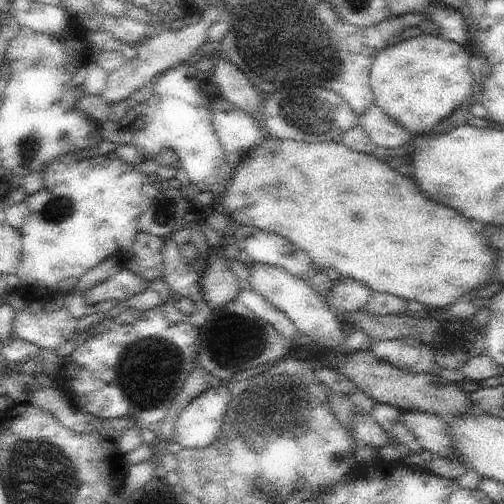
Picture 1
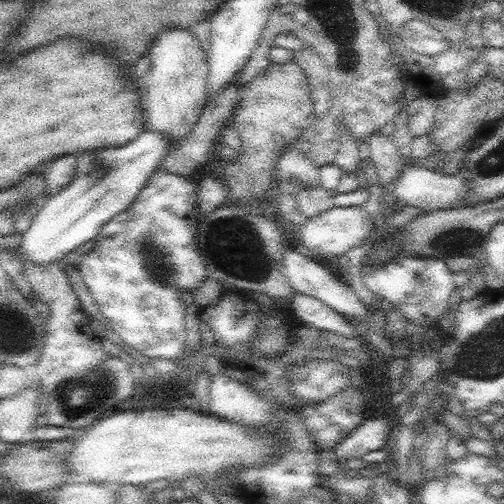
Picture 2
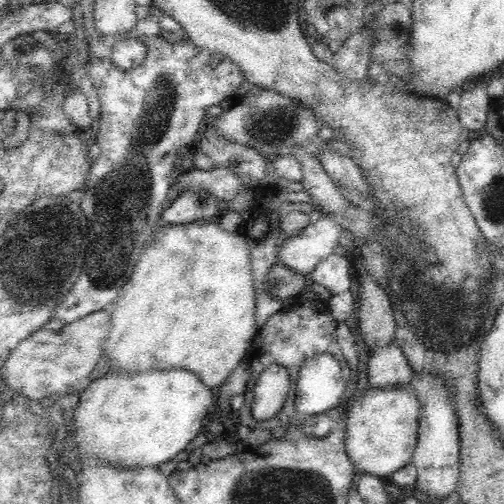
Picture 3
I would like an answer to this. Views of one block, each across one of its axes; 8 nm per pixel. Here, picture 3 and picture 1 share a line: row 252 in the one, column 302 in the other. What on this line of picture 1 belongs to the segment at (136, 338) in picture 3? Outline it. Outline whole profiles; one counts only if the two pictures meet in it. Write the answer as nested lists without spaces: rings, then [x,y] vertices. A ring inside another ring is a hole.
[[[265,132],[265,138],[261,140],[261,144],[247,150],[245,158],[231,170],[231,178],[229,178],[225,194],[221,196],[221,204],[227,212],[233,228],[235,226],[253,226],[263,232],[273,232],[273,234],[285,236],[293,246],[297,246],[309,254],[309,258],[313,262],[313,270],[323,272],[327,268],[335,268],[343,278],[353,278],[353,280],[369,286],[373,290],[373,294],[375,292],[393,294],[393,296],[401,296],[405,300],[421,302],[429,308],[441,308],[441,306],[447,308],[447,306],[455,304],[459,298],[463,298],[463,300],[475,298],[475,294],[477,294],[475,290],[487,290],[487,288],[481,288],[481,284],[485,284],[491,278],[491,274],[495,274],[495,266],[499,262],[499,254],[495,254],[495,250],[491,250],[491,242],[487,242],[483,224],[477,224],[477,222],[465,218],[463,214],[457,214],[455,210],[451,210],[445,204],[425,198],[425,194],[421,192],[419,184],[413,178],[407,178],[407,176],[395,172],[389,164],[379,160],[375,154],[353,152],[351,148],[345,148],[345,144],[335,144],[335,142],[307,144],[307,142],[299,142],[299,140],[279,140],[277,136],[269,136]]]

